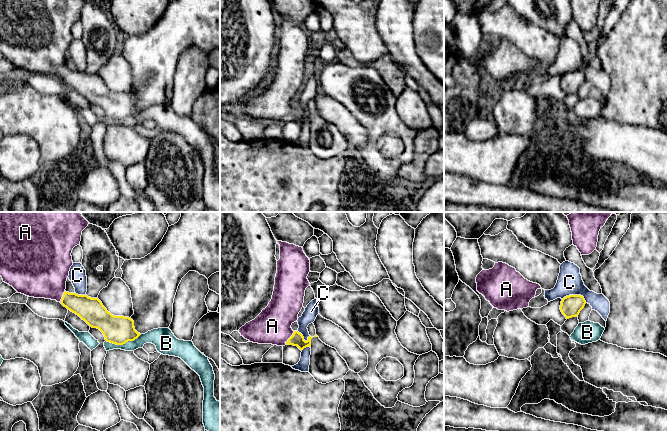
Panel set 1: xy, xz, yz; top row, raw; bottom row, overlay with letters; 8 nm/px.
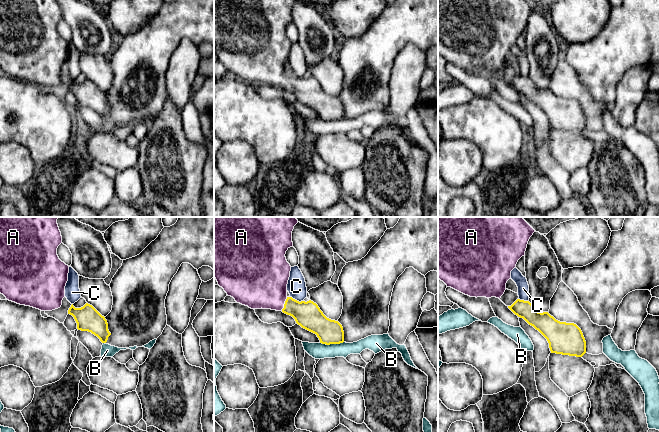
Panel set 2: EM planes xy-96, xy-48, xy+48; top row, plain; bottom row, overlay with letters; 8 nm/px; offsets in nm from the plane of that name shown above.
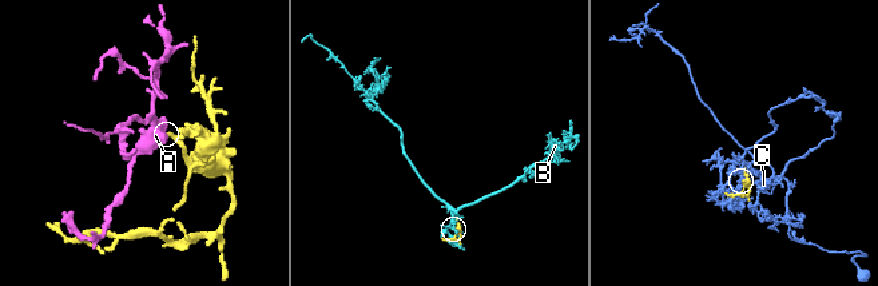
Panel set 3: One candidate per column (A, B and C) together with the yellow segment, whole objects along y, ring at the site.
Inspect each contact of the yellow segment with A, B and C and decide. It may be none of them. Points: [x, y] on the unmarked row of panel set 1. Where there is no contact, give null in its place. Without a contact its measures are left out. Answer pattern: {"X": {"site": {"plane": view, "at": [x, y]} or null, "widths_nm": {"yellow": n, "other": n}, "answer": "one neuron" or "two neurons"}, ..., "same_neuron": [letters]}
{"A": {"site": {"plane": "xz", "at": [290, 113]}, "widths_nm": {"yellow": 110, "other": 280}, "answer": "one neuron"}, "B": {"site": {"plane": "xy", "at": [123, 119]}, "widths_nm": {"yellow": 220, "other": 110}, "answer": "two neurons"}, "C": {"site": {"plane": "yz", "at": [575, 71]}, "widths_nm": {"yellow": 170, "other": 200}, "answer": "two neurons"}, "same_neuron": ["A"]}

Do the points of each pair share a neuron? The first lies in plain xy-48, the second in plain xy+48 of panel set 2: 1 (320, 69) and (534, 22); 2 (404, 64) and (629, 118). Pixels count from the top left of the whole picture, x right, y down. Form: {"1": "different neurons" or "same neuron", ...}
{"1": "different neurons", "2": "same neuron"}

